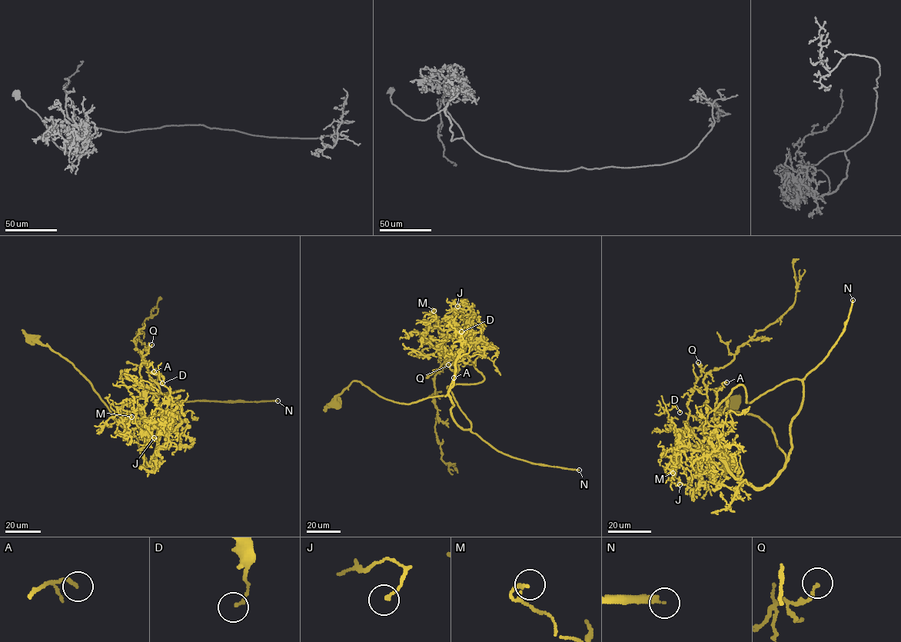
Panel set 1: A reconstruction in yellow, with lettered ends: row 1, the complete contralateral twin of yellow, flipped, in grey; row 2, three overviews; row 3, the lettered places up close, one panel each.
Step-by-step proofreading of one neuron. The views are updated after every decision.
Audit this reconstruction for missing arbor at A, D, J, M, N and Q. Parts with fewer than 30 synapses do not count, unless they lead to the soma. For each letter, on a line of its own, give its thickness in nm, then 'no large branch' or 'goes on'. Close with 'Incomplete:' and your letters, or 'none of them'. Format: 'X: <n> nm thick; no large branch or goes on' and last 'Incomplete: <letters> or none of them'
A: 170 nm thick; no large branch
D: 130 nm thick; no large branch
J: 160 nm thick; no large branch
M: 170 nm thick; no large branch
N: 240 nm thick; goes on
Q: 140 nm thick; no large branch
Incomplete: N

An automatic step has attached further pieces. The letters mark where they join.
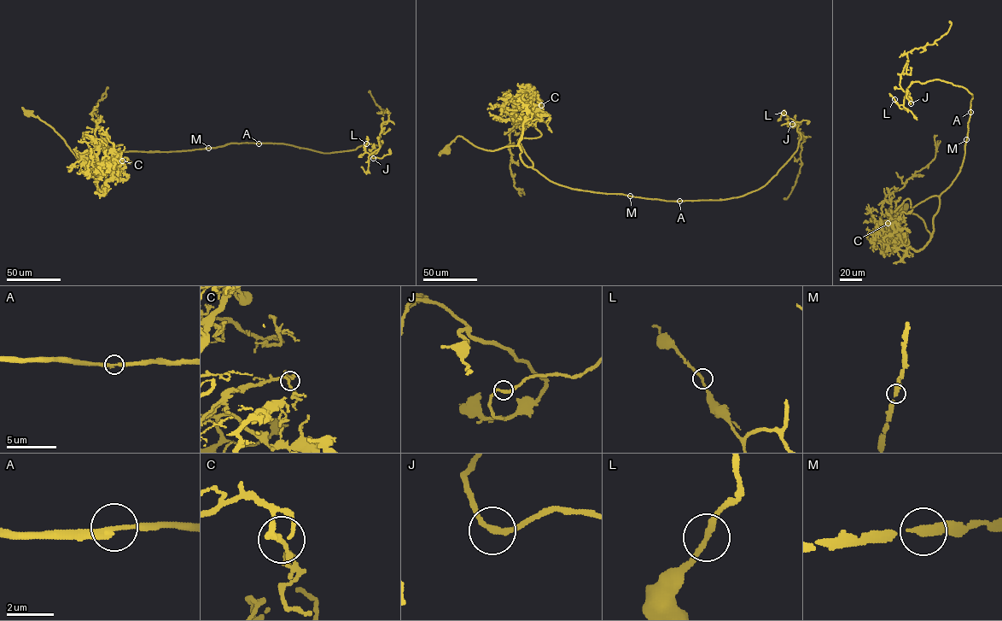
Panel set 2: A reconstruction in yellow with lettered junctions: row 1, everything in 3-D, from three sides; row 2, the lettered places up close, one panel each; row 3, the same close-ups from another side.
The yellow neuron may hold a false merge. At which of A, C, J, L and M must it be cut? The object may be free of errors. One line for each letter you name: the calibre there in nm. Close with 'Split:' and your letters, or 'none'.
Split: none

